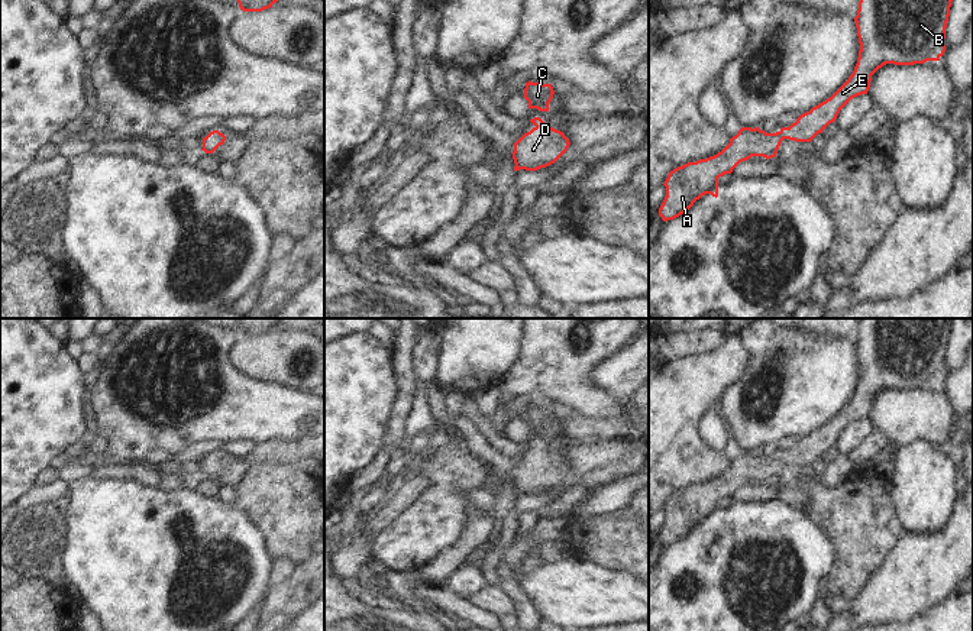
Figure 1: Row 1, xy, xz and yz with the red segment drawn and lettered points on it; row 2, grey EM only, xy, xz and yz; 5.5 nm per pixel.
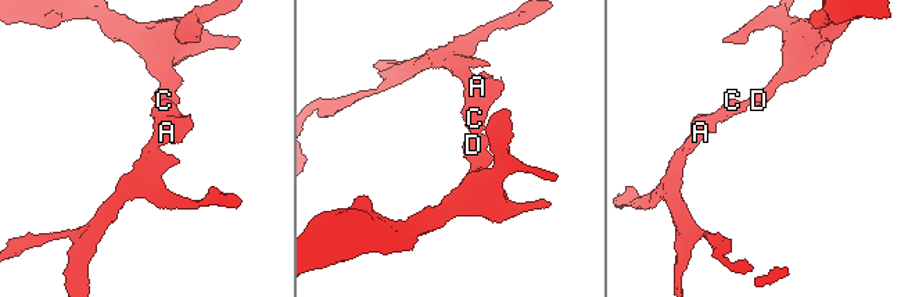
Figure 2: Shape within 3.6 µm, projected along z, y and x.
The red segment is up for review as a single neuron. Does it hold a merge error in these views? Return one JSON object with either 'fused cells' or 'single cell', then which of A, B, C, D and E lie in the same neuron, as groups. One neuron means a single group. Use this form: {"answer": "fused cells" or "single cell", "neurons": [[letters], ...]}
{"answer": "single cell", "neurons": [["A", "B", "C", "D", "E"]]}

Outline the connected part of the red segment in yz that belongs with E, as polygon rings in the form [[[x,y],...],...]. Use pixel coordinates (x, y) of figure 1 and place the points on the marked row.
[[[860,0],[854,17],[860,43],[857,64],[848,80],[825,101],[801,114],[789,127],[766,133],[759,127],[741,127],[730,143],[717,155],[696,162],[688,162],[669,172],[665,187],[666,197],[659,208],[663,221],[673,220],[689,210],[705,194],[718,197],[718,178],[731,174],[743,161],[751,156],[775,158],[783,139],[811,142],[818,133],[835,122],[840,110],[854,97],[867,94],[872,75],[886,64],[914,65],[940,61],[945,52],[945,27],[953,0]]]

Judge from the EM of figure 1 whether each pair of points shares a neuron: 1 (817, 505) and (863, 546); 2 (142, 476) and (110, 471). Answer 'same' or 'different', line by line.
1: same
2: same

